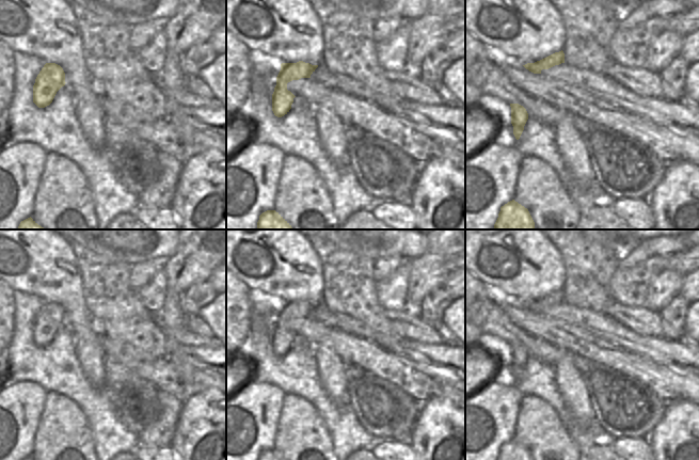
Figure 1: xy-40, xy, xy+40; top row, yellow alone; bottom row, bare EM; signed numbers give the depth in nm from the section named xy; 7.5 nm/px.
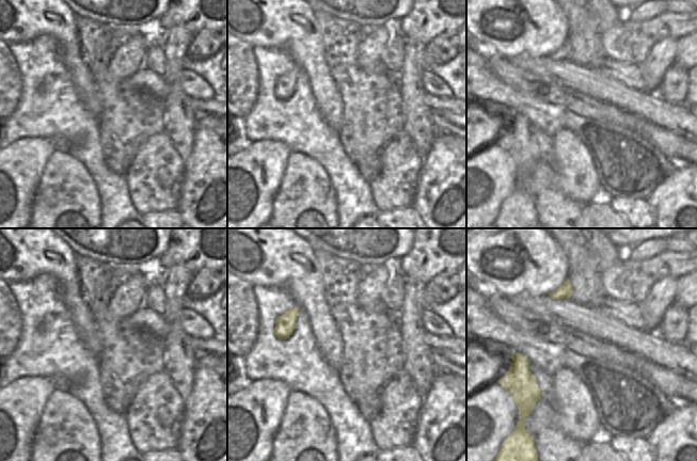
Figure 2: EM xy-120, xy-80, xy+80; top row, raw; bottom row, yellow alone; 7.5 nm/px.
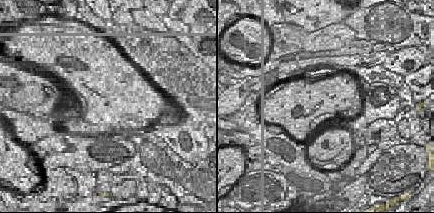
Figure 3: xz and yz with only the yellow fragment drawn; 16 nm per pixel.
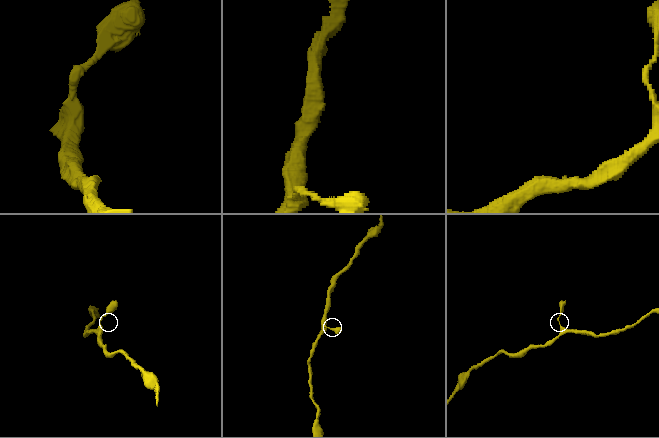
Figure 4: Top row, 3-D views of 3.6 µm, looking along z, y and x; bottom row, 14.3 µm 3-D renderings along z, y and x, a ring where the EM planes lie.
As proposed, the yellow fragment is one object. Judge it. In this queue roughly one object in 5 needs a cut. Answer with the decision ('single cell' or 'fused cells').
single cell

